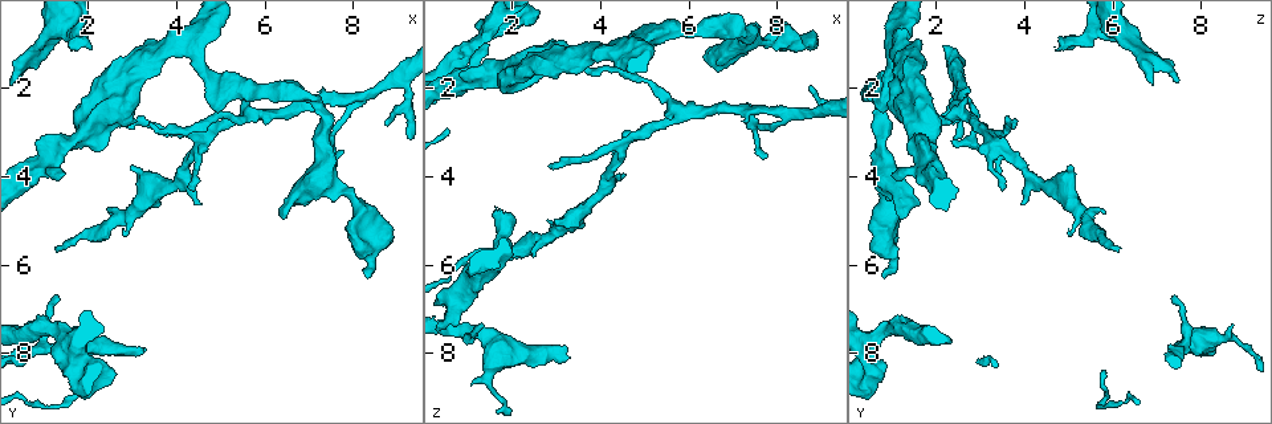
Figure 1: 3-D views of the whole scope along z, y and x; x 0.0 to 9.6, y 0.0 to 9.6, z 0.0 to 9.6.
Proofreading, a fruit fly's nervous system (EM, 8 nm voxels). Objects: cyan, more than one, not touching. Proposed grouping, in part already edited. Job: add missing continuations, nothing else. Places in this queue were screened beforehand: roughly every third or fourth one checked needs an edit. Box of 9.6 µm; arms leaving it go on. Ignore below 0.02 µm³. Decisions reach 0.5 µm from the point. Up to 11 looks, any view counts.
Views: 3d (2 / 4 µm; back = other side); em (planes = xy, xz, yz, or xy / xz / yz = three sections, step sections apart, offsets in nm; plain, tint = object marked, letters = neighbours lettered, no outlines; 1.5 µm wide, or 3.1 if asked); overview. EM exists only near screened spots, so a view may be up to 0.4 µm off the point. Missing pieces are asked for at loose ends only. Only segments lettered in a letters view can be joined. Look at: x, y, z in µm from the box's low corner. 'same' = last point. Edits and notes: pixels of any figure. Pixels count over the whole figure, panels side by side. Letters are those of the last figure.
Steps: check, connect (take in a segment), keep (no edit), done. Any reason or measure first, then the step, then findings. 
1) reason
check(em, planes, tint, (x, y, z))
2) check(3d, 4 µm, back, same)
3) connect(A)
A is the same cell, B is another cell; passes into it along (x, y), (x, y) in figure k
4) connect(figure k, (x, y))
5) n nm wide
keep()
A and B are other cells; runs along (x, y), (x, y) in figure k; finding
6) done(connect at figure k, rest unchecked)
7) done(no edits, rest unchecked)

an open end
check(3d, 2 µm, (6.45, 4.90, 1.20))

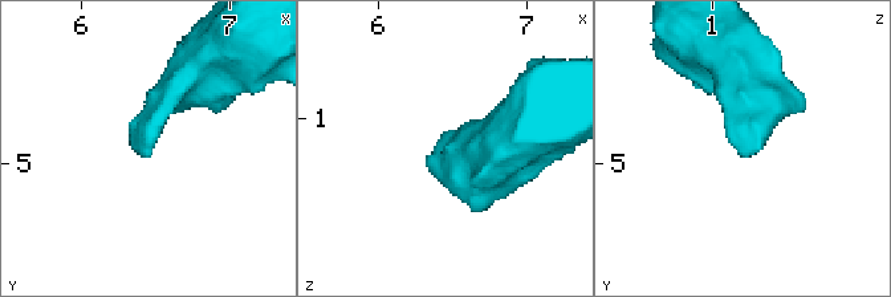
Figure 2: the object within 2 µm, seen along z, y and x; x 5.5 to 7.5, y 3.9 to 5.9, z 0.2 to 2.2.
check(em, planes, letters, (6.42, 4.92, 1.20))

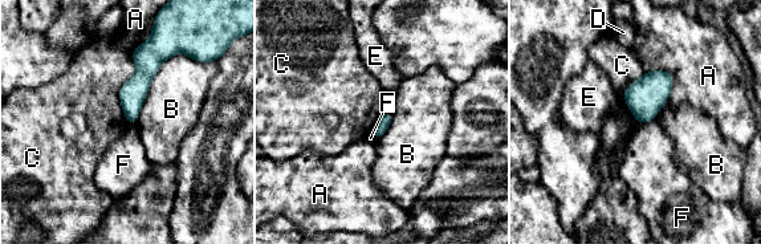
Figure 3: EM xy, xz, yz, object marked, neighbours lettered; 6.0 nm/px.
B touches over 550 nm
keep()
A, B, C, D, E and F are other cells; runs along (155, 44), (131, 94), (131, 121) in figure 3; no lettered segment goes on from it

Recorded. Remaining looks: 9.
check(em, planes, tint, (8.40, 6.20, 0.80))

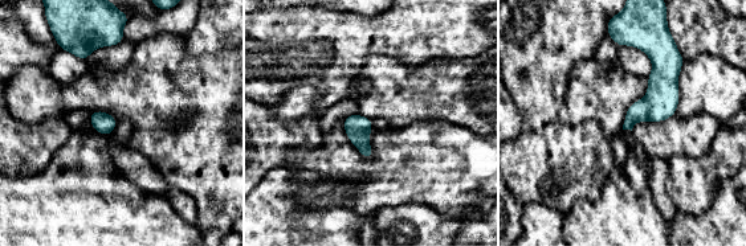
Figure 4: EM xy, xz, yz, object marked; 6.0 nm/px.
what lies round it
check(em, planes, letters, same)

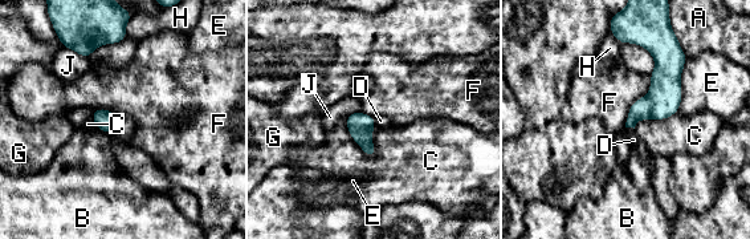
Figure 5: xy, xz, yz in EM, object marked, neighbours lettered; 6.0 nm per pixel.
keep()
A, B, C, D, E, F, G, H and J are other cells; border along (649, 76), (624, 126) in figure 5; no lettered segment goes on from it

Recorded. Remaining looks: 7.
free end
check(3d, 2 µm, (1.70, 1.10, 4.80))

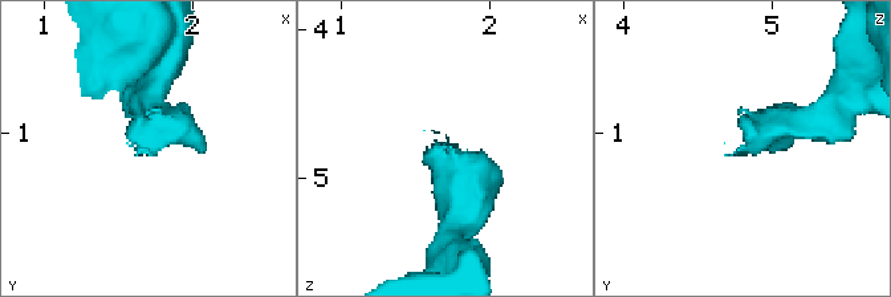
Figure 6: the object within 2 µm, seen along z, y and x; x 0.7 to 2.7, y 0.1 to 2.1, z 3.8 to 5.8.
shape alone is not enough
check(em, yz, step 4, plain, (1.72, 1.14, 4.78))

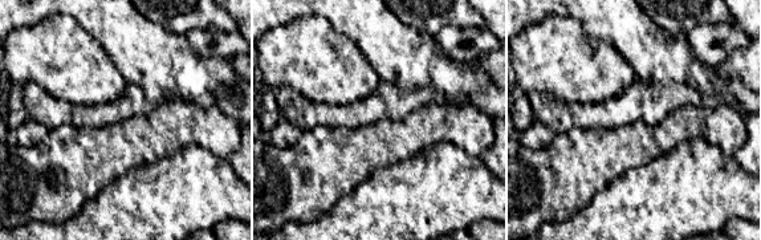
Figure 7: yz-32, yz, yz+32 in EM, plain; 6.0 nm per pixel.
check(em, yz, step 4, letters, same)

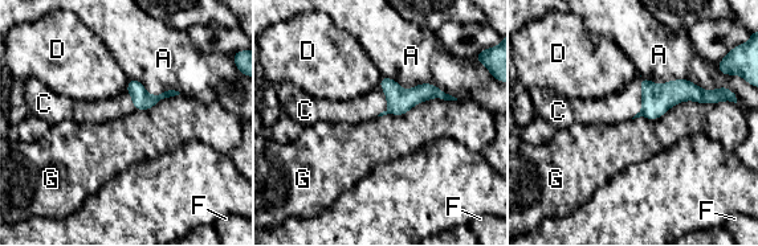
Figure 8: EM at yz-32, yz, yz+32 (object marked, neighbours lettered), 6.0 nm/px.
connect(C)
C is the same cell, A, D, F and G are other cells; passes into it along (656, 101), (642, 98), (624, 105) in figure 8; it goes on there

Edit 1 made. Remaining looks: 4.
check(overview)

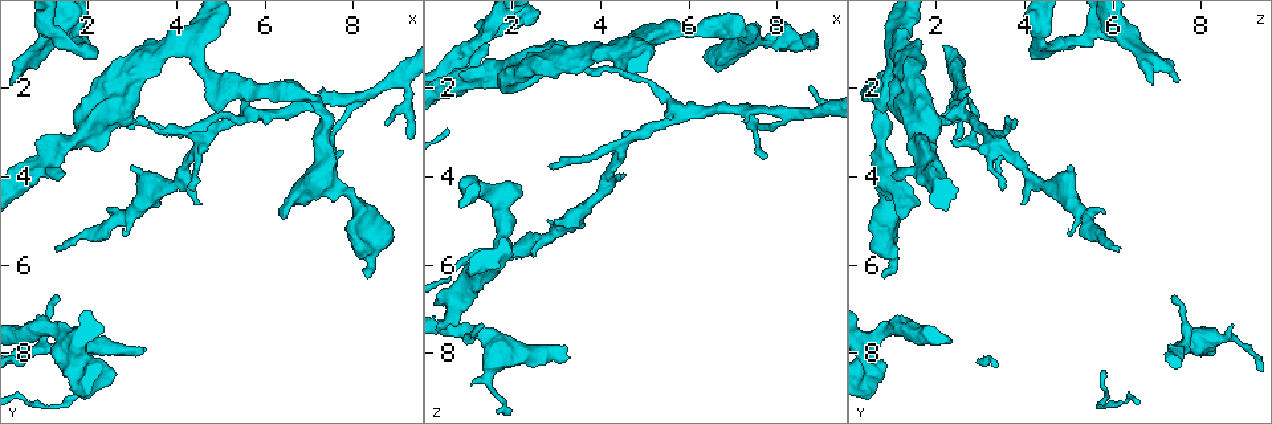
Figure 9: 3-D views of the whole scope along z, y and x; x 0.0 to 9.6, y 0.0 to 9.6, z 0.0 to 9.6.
check(em, planes, letters, (1.25, 6.70, 7.40))

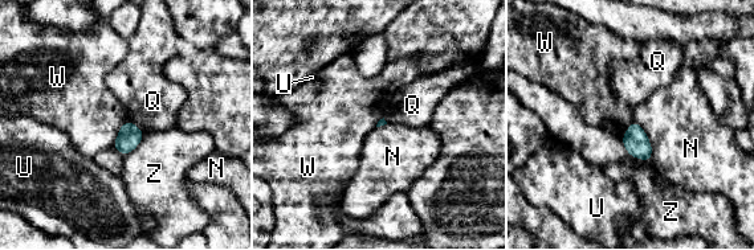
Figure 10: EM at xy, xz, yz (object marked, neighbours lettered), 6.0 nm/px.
keep()
N, Q, U, W and Z are other cells; border along (127, 119), (121, 126), (111, 146) in figure 10; no lettered segment goes on from it

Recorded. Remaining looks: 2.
done(connect at figure 8, rest unchecked)

